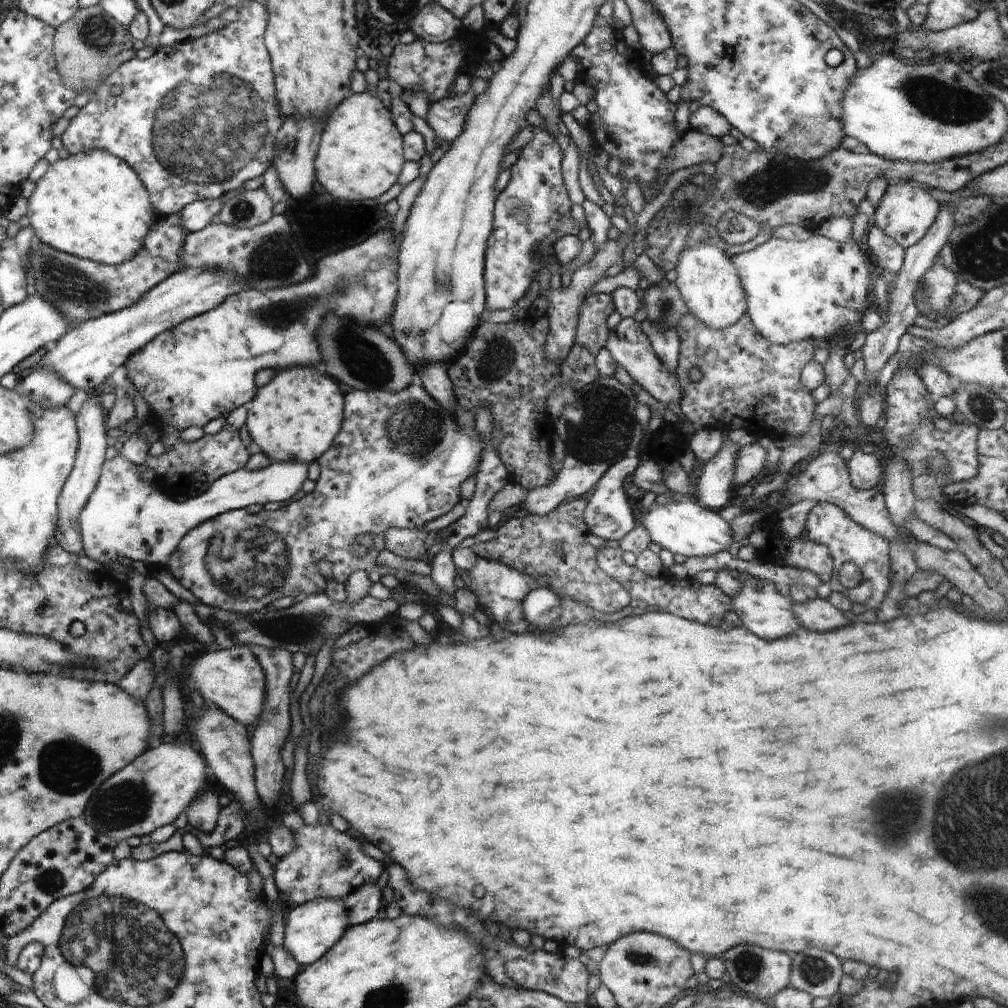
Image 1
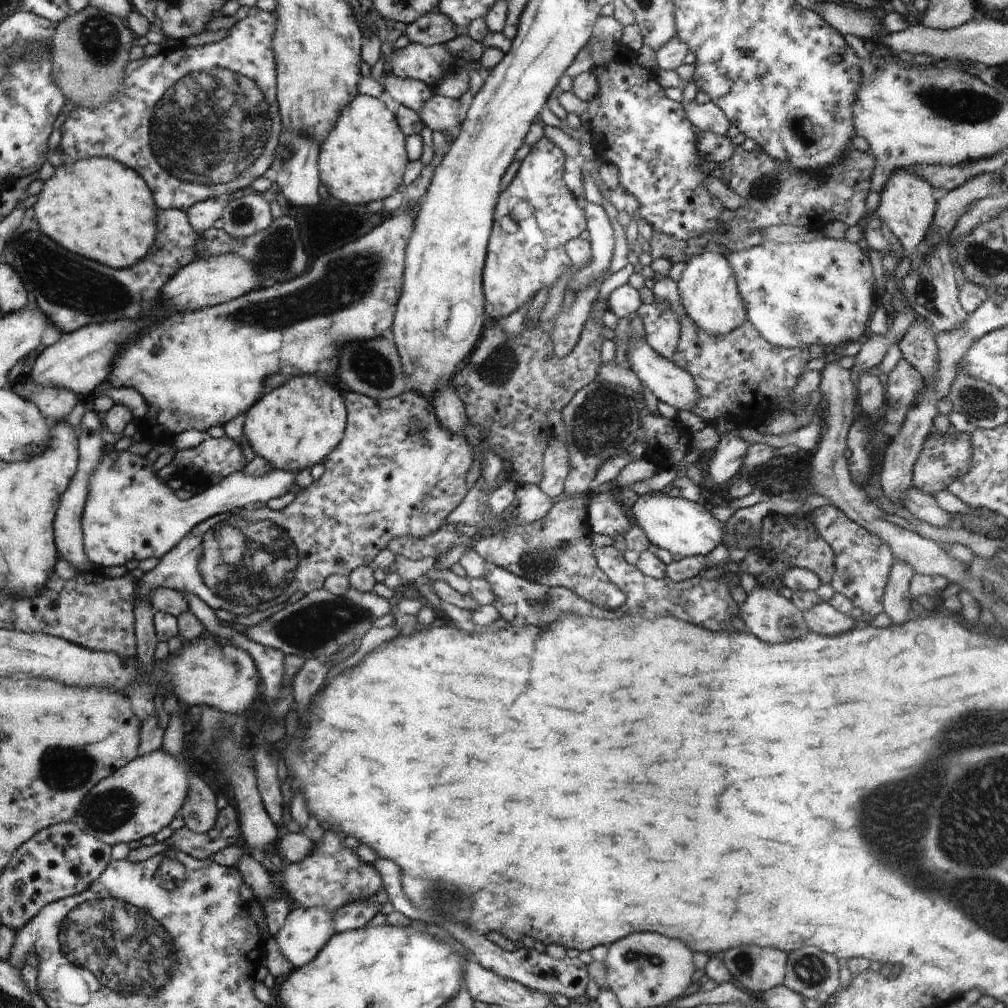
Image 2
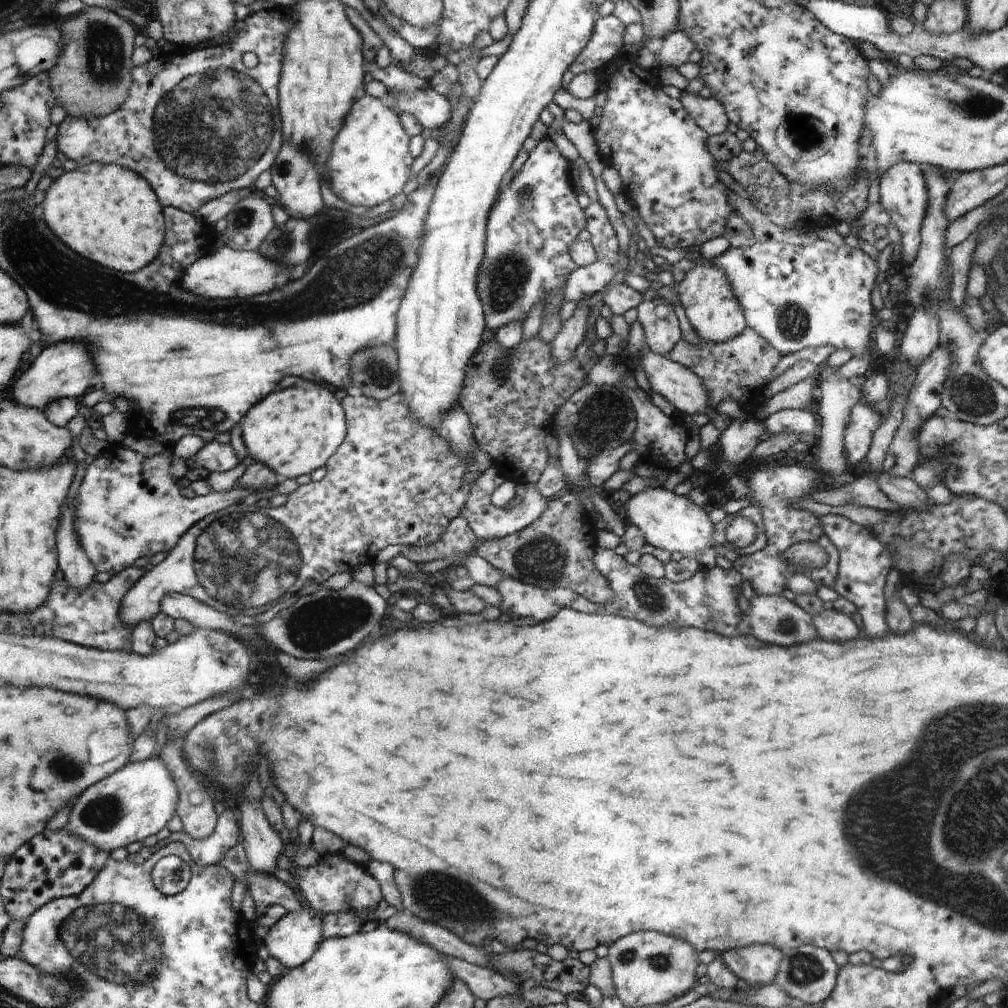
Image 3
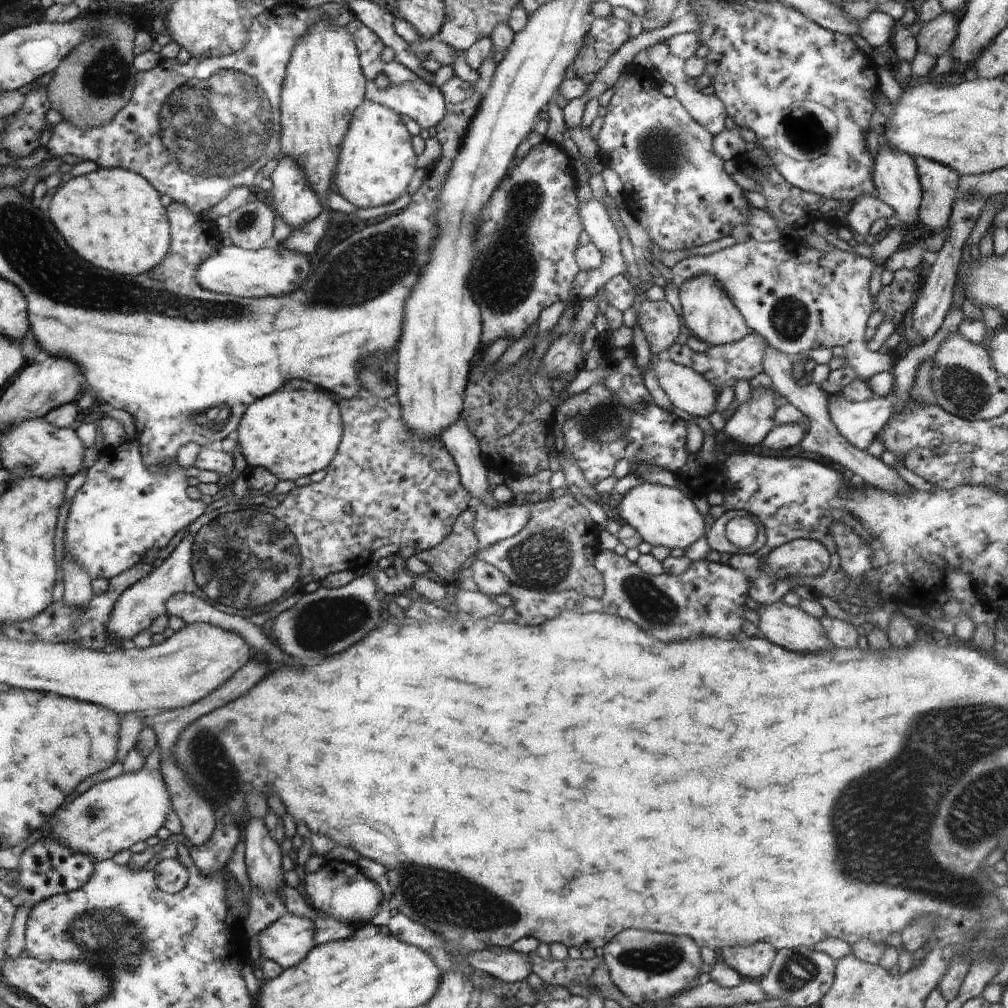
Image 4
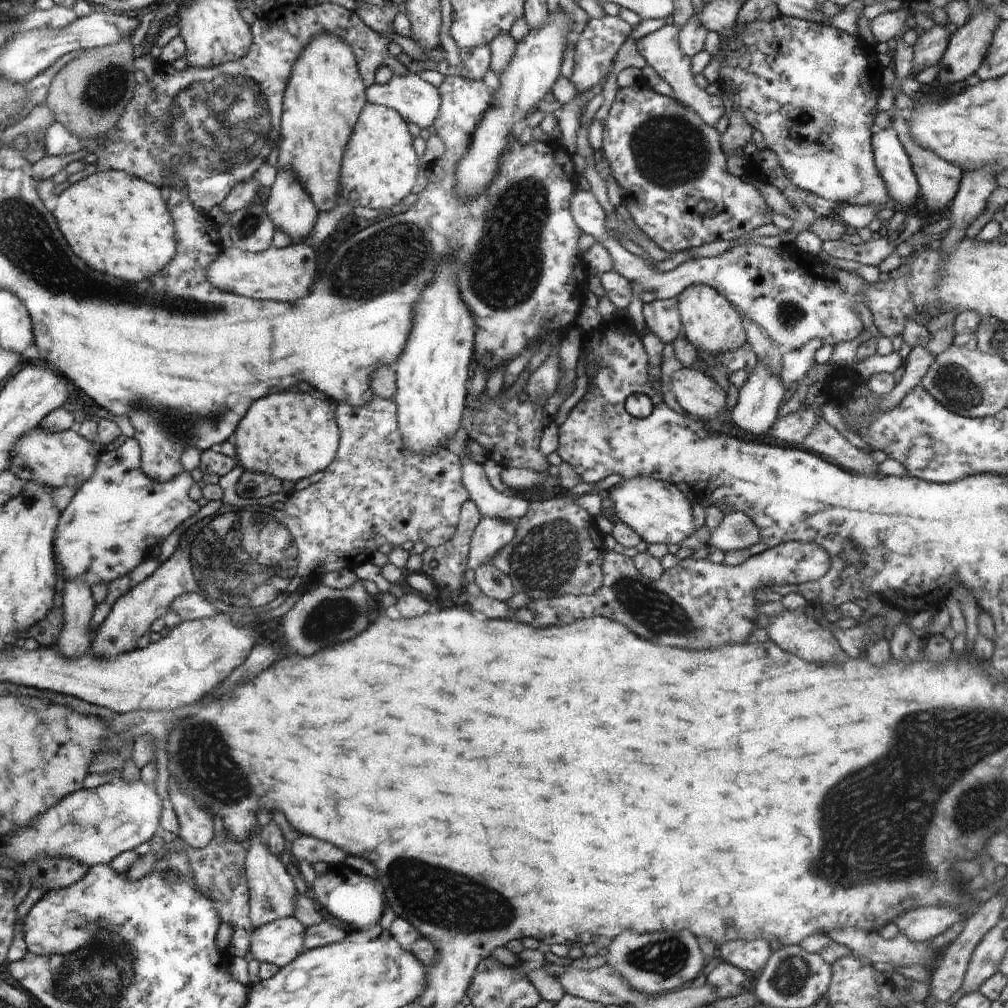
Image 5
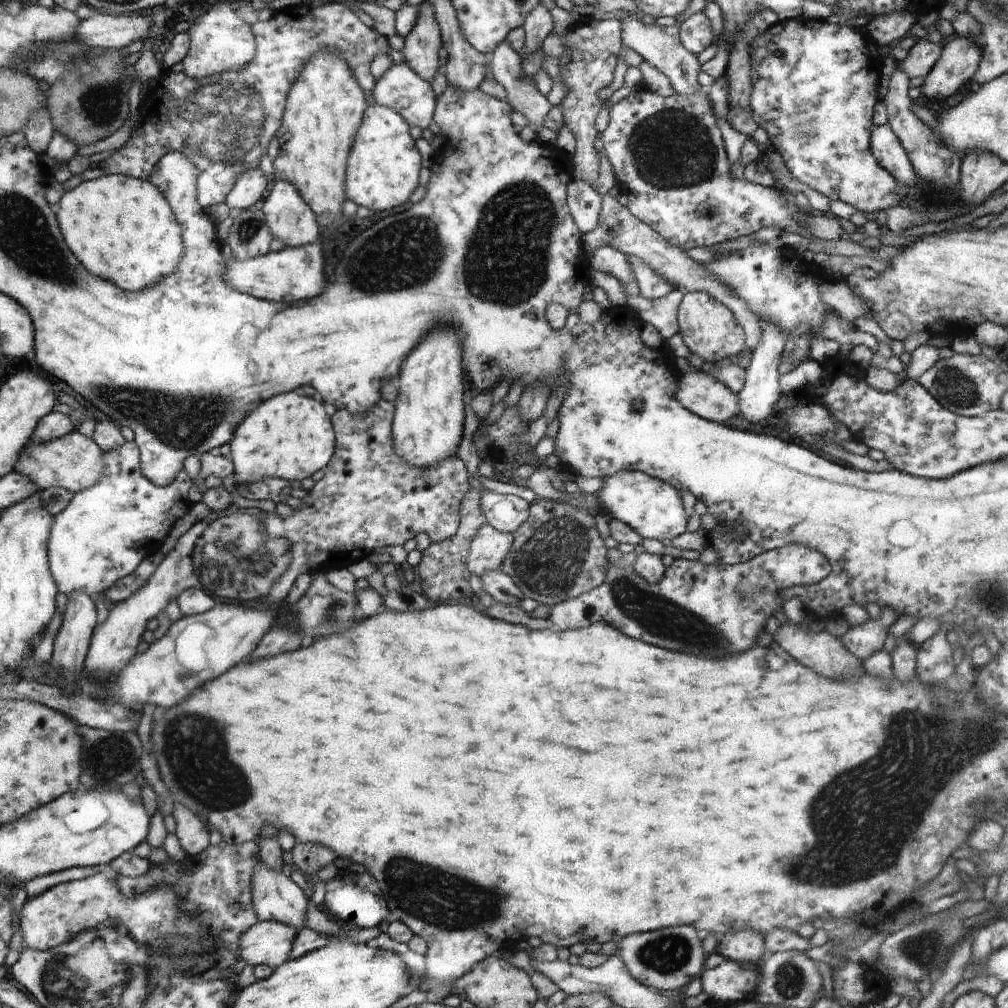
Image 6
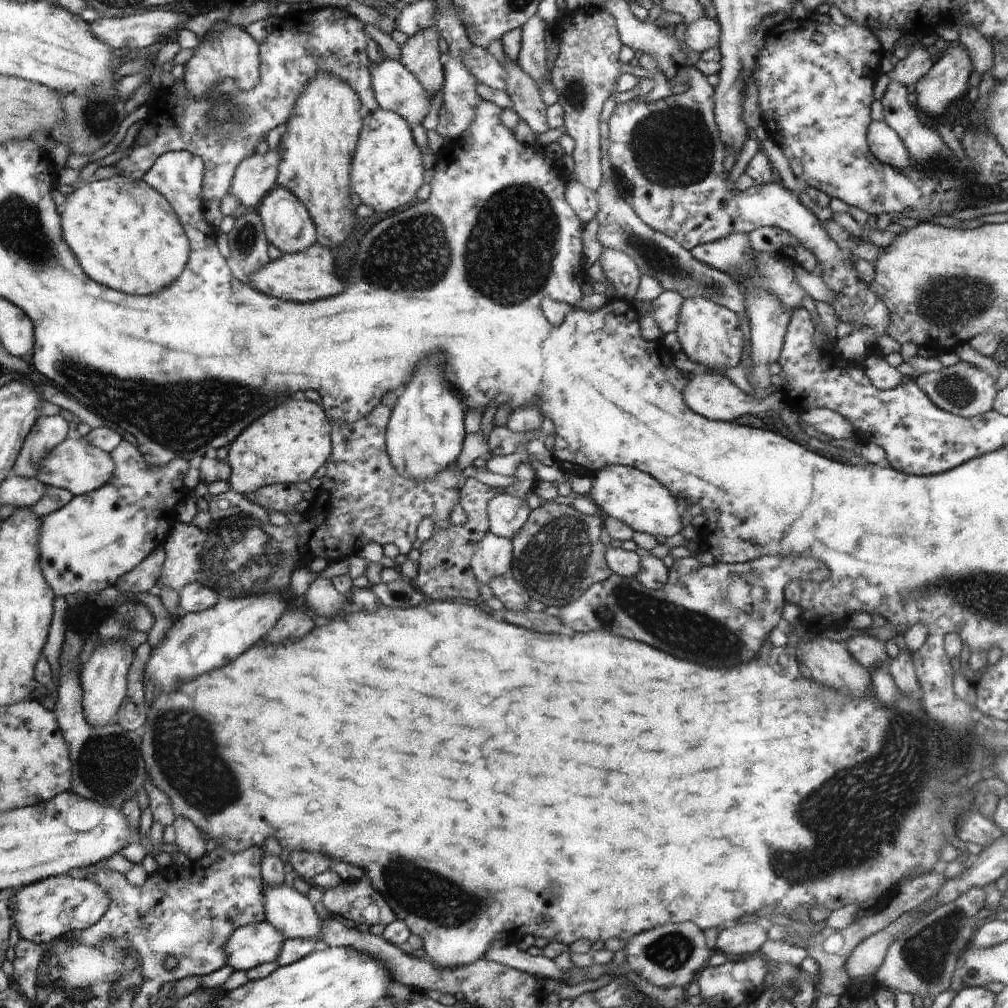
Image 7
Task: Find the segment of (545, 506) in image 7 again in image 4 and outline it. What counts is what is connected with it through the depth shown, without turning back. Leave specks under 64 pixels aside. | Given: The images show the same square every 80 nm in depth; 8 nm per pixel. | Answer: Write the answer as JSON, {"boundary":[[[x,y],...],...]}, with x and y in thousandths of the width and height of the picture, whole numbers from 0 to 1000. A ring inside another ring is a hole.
{"boundary":[[[563,488],[554,494],[540,494],[526,501],[523,519],[510,532],[474,547],[474,554],[494,563],[508,580],[545,588],[569,586],[575,591],[592,594],[599,587],[597,570],[589,563],[589,553],[597,546],[594,535],[596,527],[595,522],[585,514],[583,505]]]}

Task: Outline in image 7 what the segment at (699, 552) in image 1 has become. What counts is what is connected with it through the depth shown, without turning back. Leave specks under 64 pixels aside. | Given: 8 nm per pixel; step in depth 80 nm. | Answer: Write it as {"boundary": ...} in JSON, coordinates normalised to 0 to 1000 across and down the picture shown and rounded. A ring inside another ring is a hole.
{"boundary":[[[603,461],[587,473],[587,484],[583,493],[590,499],[597,512],[616,516],[629,527],[647,532],[669,532],[675,529],[675,509],[677,503],[665,487],[658,483],[648,472],[621,461]]]}

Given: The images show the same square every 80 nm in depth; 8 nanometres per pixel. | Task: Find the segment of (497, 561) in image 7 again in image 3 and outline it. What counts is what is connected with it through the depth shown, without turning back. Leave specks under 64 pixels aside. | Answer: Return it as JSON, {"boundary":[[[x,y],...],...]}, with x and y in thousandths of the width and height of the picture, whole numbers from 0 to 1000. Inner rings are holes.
{"boundary":[[[478,469],[473,477],[466,481],[466,490],[463,494],[460,506],[456,511],[464,517],[469,529],[475,537],[495,535],[508,529],[514,528],[528,520],[537,508],[542,504],[543,495],[540,494],[528,480],[511,481],[511,488],[516,492],[516,498],[509,498],[506,502],[494,504],[487,497],[487,492],[480,490],[480,470]]]}

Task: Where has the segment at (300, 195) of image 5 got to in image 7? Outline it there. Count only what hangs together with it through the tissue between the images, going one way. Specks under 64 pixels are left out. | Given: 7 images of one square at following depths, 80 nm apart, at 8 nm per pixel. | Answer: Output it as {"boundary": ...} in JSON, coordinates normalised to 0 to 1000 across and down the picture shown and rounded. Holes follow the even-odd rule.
{"boundary":[[[278,183],[268,189],[253,207],[258,213],[265,239],[282,253],[304,250],[314,240],[313,225],[308,211],[292,191]]]}

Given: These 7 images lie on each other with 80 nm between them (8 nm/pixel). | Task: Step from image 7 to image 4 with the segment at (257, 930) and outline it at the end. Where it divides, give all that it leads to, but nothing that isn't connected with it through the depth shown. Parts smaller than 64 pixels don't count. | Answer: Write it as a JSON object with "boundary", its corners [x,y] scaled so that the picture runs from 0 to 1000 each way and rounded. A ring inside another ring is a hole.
{"boundary":[[[288,905],[256,928],[259,952],[268,951],[285,961],[300,954],[312,940],[313,914]]]}

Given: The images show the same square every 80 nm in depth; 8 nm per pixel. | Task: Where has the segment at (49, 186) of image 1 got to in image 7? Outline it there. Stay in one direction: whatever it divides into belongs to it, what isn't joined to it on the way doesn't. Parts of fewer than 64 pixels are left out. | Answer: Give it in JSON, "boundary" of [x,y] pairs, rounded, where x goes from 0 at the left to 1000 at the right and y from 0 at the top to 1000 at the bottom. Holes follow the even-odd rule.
{"boundary":[[[119,173],[93,181],[85,179],[73,188],[63,203],[61,222],[66,242],[76,253],[83,269],[107,286],[137,294],[158,291],[173,282],[187,260],[189,244],[187,244],[187,236],[177,213],[165,195],[143,178],[134,180]]]}

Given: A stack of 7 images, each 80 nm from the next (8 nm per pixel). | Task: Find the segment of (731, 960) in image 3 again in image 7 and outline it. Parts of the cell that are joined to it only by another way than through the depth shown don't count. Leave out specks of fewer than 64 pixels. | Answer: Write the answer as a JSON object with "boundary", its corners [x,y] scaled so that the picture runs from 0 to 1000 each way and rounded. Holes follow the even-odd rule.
{"boundary":[[[732,913],[725,920],[713,924],[708,943],[723,950],[736,950],[752,946],[760,932],[760,920],[754,916],[736,916]]]}

